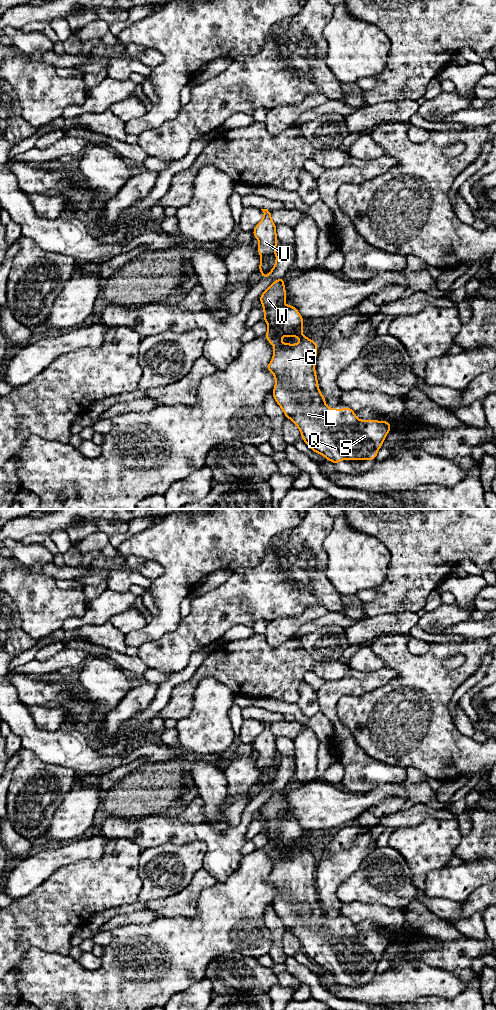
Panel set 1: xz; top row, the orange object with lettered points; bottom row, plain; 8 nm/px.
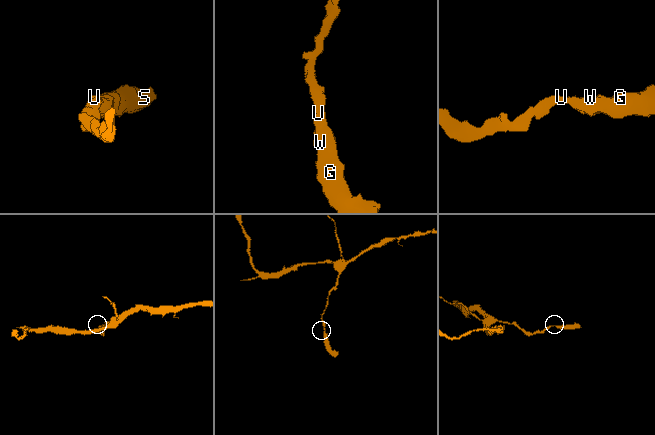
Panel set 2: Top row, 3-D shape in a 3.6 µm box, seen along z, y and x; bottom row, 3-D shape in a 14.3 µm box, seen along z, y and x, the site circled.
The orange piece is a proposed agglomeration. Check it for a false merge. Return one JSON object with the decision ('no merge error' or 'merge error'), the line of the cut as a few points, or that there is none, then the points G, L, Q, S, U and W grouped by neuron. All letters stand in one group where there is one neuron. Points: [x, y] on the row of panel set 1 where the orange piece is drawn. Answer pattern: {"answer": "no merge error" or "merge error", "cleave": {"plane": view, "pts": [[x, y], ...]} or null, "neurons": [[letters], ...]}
{"answer": "no merge error", "cleave": null, "neurons": [["G", "L", "Q", "S", "U", "W"]]}

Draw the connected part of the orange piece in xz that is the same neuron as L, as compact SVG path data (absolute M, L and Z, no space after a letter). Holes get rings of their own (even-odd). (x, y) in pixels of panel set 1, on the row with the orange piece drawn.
M285 278L275 280L259 297L265 313L263 320L268 324L268 331L264 335L270 344L274 346L274 353L271 362L266 369L275 375L275 387L272 392L273 398L282 408L285 417L291 419L301 432L302 440L316 453L322 454L325 459L337 464L339 461L350 460L375 460L378 450L382 446L386 435L391 429L389 421L358 420L355 412L348 406L345 409L331 409L325 405L326 398L322 396L315 372L315 359L317 356L318 344L303 335L302 324L304 318L292 305L283 305L287 298L284 289ZM283 336L300 337L301 341L291 345L281 343L279 340Z

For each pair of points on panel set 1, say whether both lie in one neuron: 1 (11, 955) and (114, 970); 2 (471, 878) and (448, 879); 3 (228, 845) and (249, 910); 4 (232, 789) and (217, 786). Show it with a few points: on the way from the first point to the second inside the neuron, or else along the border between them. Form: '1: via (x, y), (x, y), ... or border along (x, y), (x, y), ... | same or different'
1: border along (46, 951), (30, 948), (13, 969) | different
2: via (465, 879), (454, 879) | same
3: border along (243, 855), (238, 867), (223, 881), (216, 882) | different
4: border along (226, 779), (227, 794) | different

